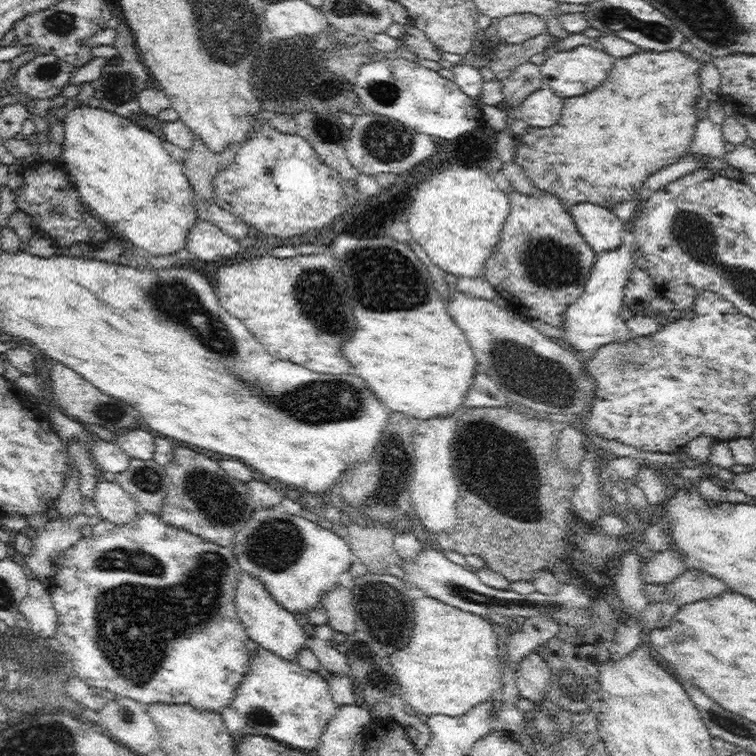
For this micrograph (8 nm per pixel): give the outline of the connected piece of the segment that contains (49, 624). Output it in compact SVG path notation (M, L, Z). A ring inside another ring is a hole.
M38 579L29 580L28 594L22 600L20 615L27 620L31 631L40 638L52 638L58 628L58 613L51 599L50 587Z

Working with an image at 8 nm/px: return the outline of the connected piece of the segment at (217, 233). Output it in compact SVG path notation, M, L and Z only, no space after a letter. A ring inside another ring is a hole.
M202 218L197 220L188 236L188 254L206 262L236 255L244 250L245 246L237 238Z

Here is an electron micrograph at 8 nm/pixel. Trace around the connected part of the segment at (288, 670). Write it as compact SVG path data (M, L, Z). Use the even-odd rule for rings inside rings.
M258 646L255 655L250 653L249 666L246 677L237 687L233 708L246 718L246 726L256 729L261 735L269 736L271 741L284 744L296 744L298 750L314 750L320 738L327 730L328 722L334 718L338 706L334 703L329 692L329 685L318 673L304 670L298 662L284 661L283 658L272 654L269 650Z

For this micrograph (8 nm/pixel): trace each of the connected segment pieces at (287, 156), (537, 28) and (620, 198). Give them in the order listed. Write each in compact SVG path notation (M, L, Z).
M264 121L258 126L256 134L246 138L246 142L242 142L239 148L234 162L230 162L230 166L218 172L218 176L214 178L215 204L227 212L236 214L259 233L290 238L302 236L304 232L326 230L338 216L350 210L342 189L343 178L336 170L318 160L318 155L305 138L297 134L278 132L268 121Z
M527 12L501 18L497 24L497 36L504 38L507 44L526 42L530 38L545 34L546 30L546 23L541 16Z
M677 48L676 50L668 50L668 52L640 50L636 54L632 54L632 56L615 59L614 66L610 70L608 78L598 88L580 96L564 98L563 111L561 112L560 120L555 125L546 128L528 127L526 133L516 137L518 144L515 148L513 161L524 169L524 172L532 179L532 183L537 191L556 196L566 207L569 207L569 210L586 202L613 210L616 205L634 201L642 193L641 189L645 188L645 183L654 172L658 172L665 166L674 164L681 156L687 154L688 146L690 146L690 142L694 138L694 132L696 132L699 120L696 111L698 110L696 108L696 98L702 96L702 93L698 72L701 70L704 61L704 58L696 59Z

